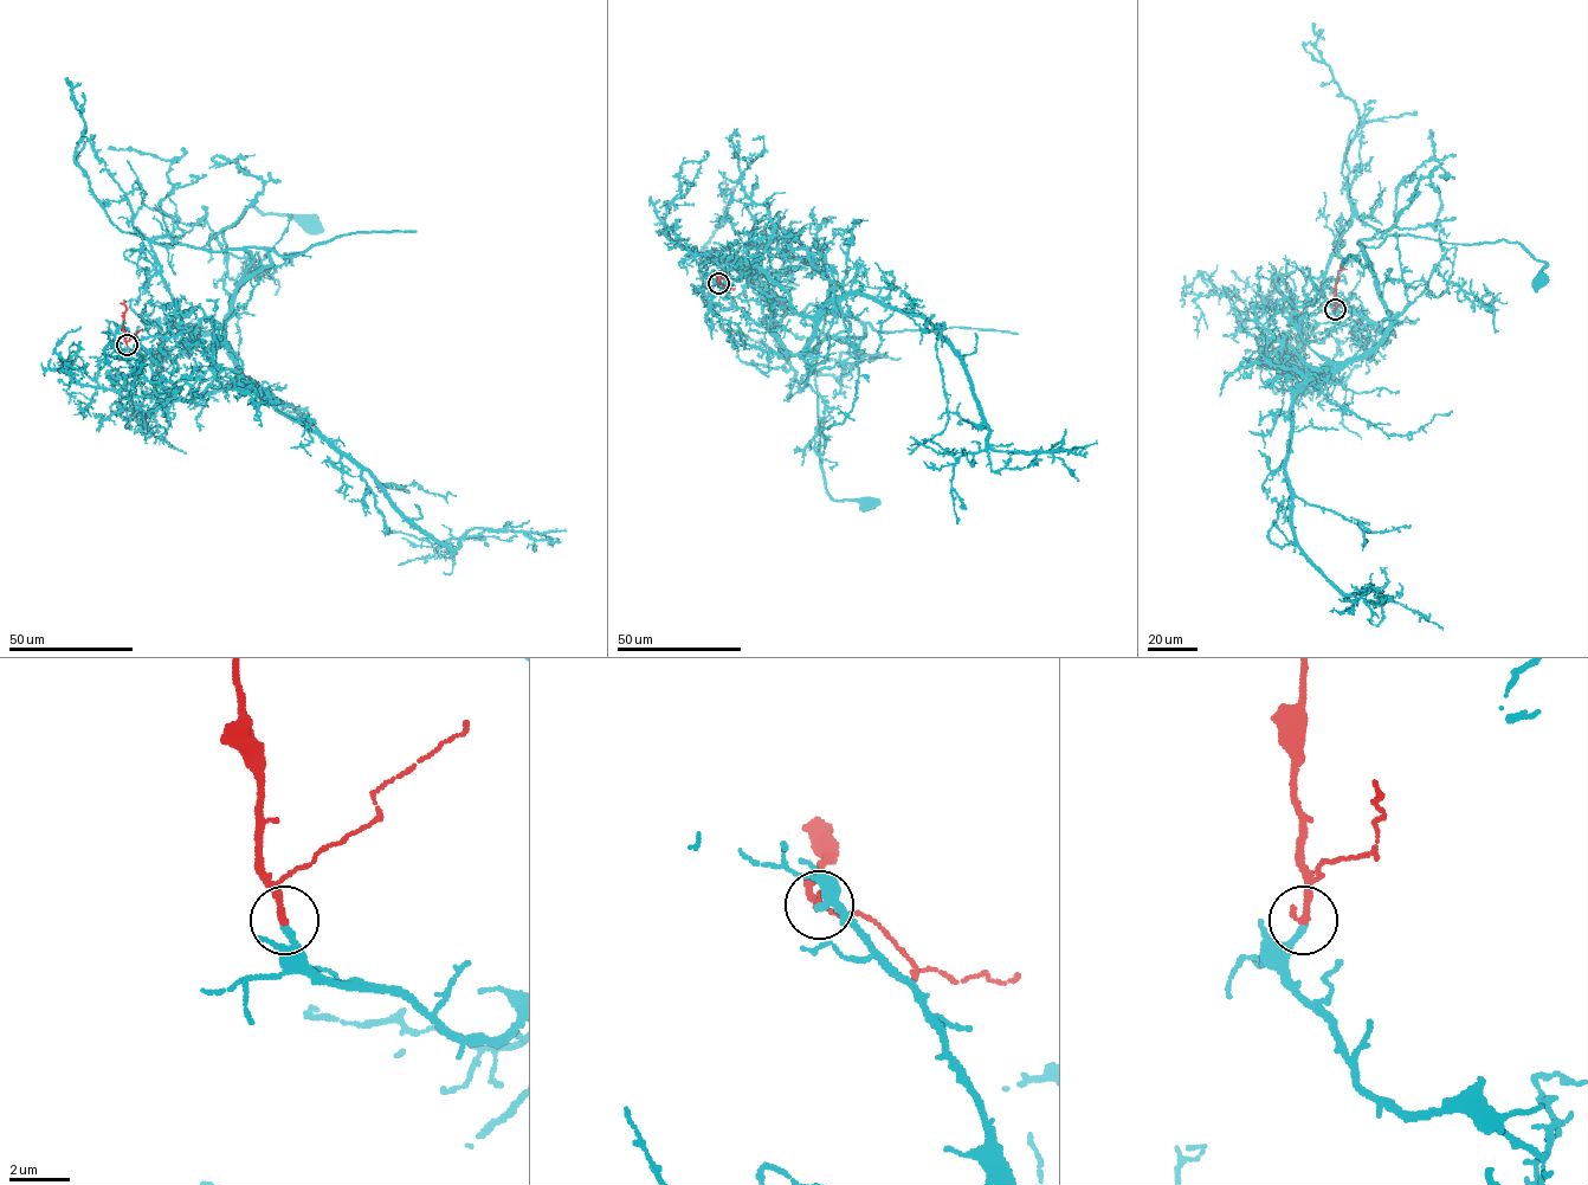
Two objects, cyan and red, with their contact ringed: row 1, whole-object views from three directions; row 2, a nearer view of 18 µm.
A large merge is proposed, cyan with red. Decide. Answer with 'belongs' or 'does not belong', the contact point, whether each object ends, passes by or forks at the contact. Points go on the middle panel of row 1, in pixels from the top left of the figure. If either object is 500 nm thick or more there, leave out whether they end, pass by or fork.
belongs; at (718, 283); cyan ends there; red ends there

